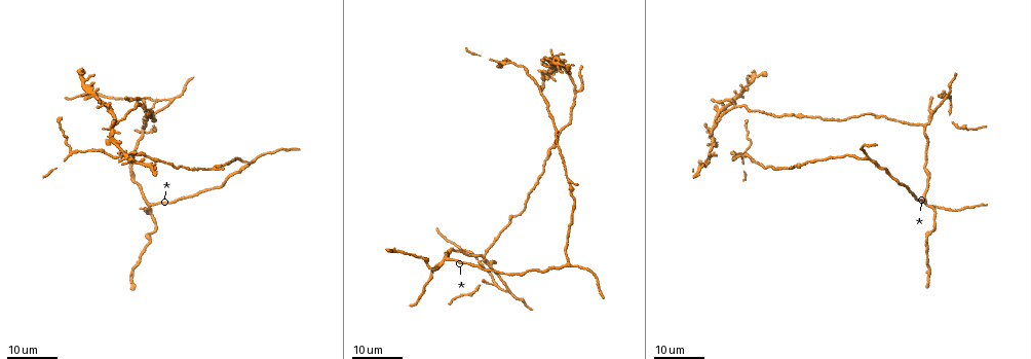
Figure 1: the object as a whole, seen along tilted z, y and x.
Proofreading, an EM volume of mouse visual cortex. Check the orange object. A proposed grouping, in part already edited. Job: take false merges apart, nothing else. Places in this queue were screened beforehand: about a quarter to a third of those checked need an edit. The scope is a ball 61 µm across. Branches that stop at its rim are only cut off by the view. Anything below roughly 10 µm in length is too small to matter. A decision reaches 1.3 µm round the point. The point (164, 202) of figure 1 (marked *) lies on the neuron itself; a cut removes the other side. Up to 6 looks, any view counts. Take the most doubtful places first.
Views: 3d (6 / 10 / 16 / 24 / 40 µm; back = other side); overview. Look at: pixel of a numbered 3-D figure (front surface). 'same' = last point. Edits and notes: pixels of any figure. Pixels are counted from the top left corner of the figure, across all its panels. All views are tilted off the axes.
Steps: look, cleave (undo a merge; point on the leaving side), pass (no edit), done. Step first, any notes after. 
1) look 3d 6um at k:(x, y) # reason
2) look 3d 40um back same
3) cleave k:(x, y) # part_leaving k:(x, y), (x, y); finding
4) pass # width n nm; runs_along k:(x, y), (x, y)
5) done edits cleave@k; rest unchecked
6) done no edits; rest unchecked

look 3d 24um at 1:(923, 126) # branch point

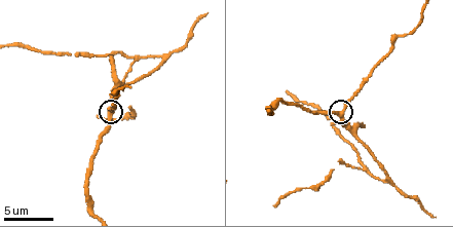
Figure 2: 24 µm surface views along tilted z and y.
look 3d 6um at 2:(341, 113) # closer look

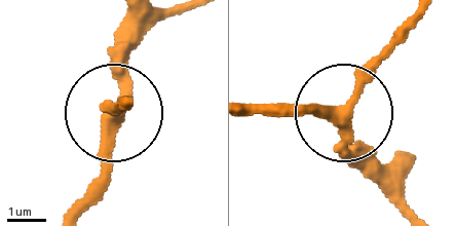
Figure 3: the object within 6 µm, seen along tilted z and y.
pass # arms 3; all the same neuron

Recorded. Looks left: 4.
look 3d 24um at 1:(866, 157) # thick turns thin

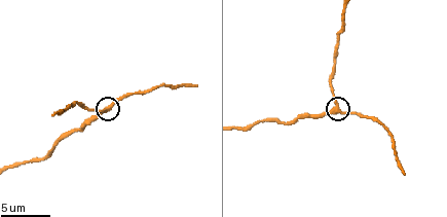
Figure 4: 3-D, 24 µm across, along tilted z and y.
look 3d 10um at 4:(332, 107)

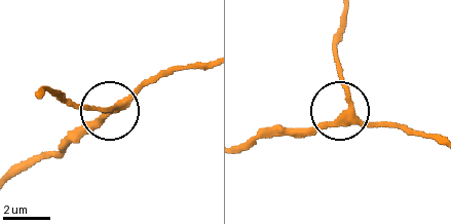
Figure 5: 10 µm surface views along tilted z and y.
pass # runs_along 5:(243, 151), (329, 121), (348, 98), (338, 59); continuous, no second neuron

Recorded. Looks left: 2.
look 3d 16um at 2:(366, 168) # two arms in line, one across

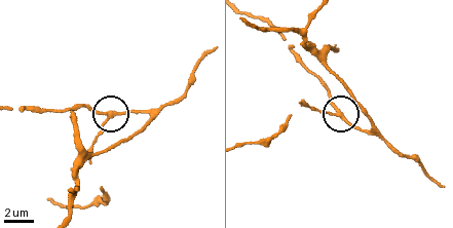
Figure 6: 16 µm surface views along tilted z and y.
look 3d 16um back at 6:(108, 114)

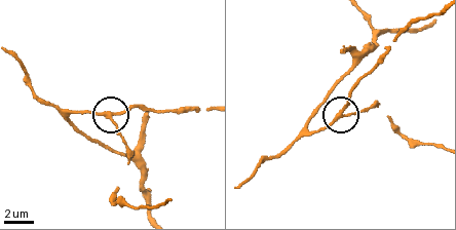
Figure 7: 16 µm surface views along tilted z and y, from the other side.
pass # runs_along 7:(431, 23), (380, 33), (308, 128), (376, 107); continuous, no second neuron

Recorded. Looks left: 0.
done no edits; rest unchecked

